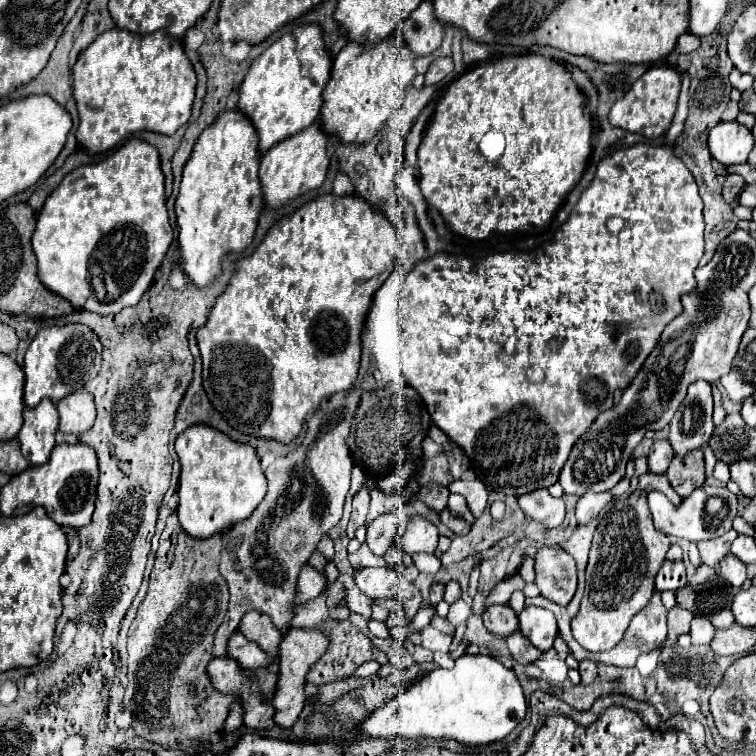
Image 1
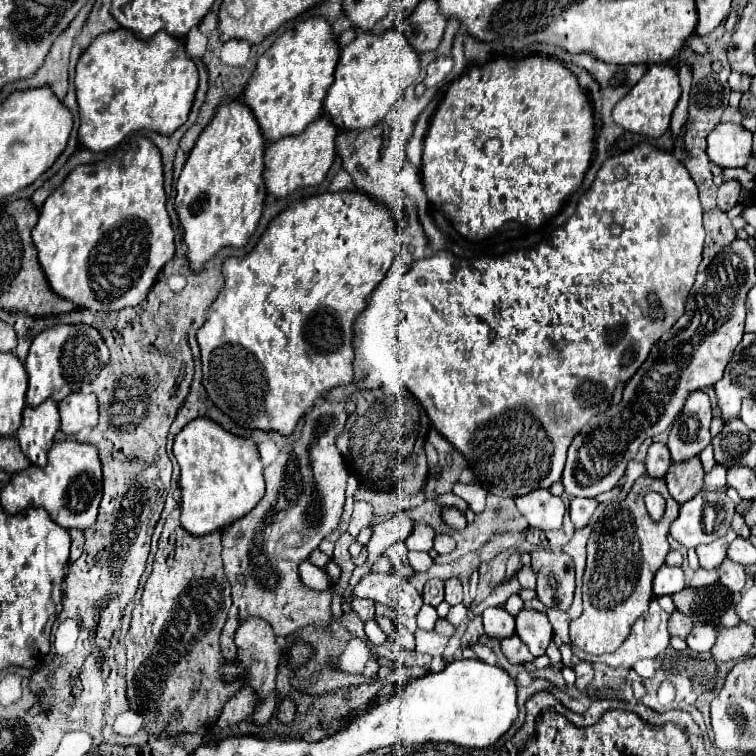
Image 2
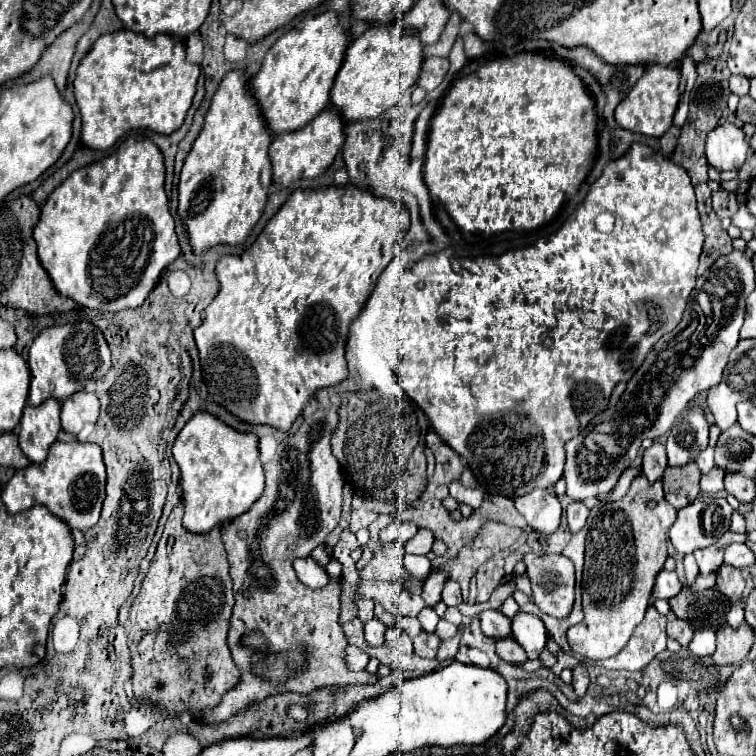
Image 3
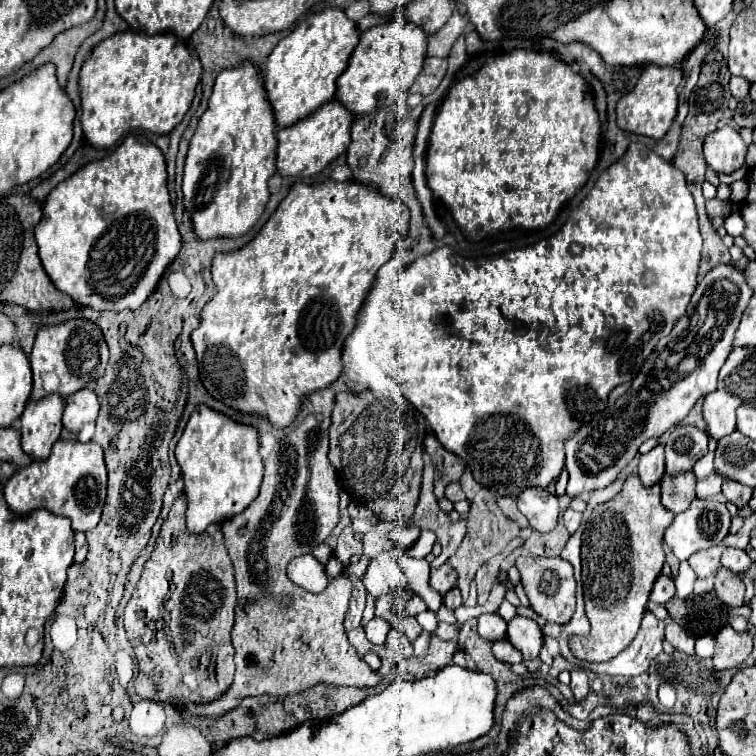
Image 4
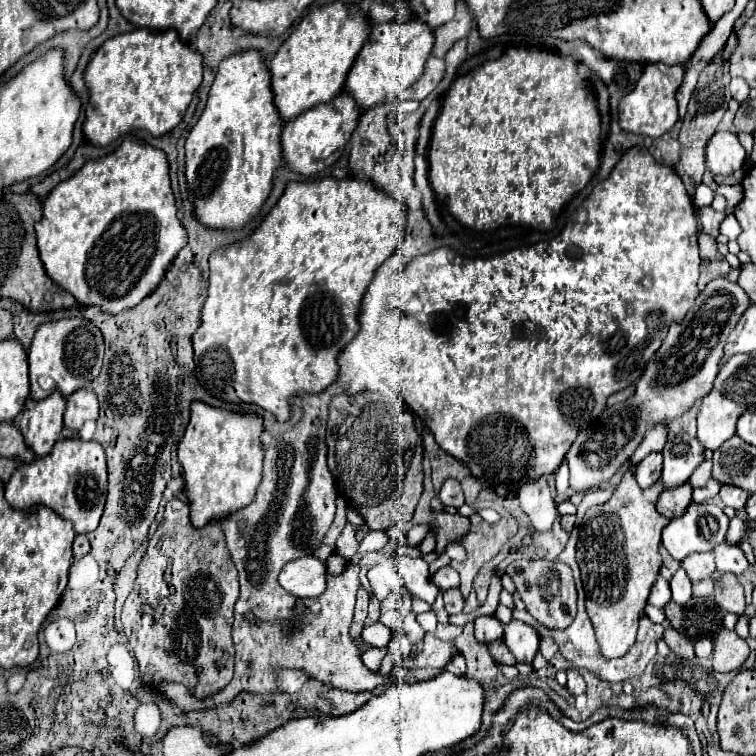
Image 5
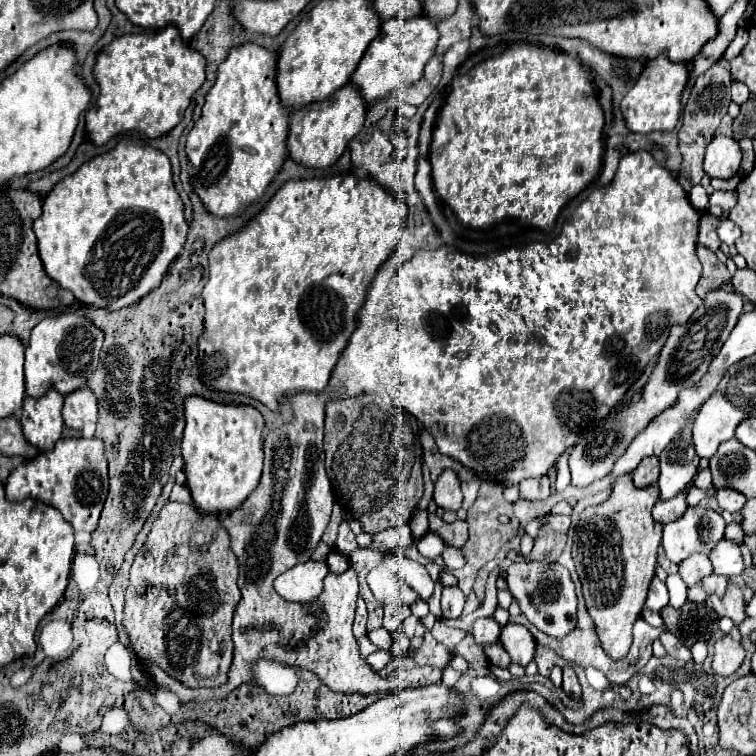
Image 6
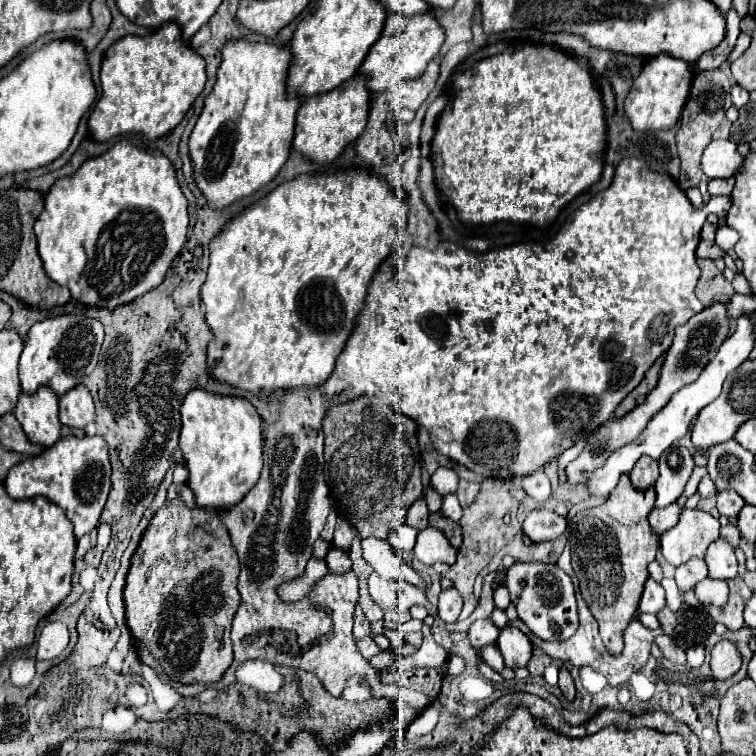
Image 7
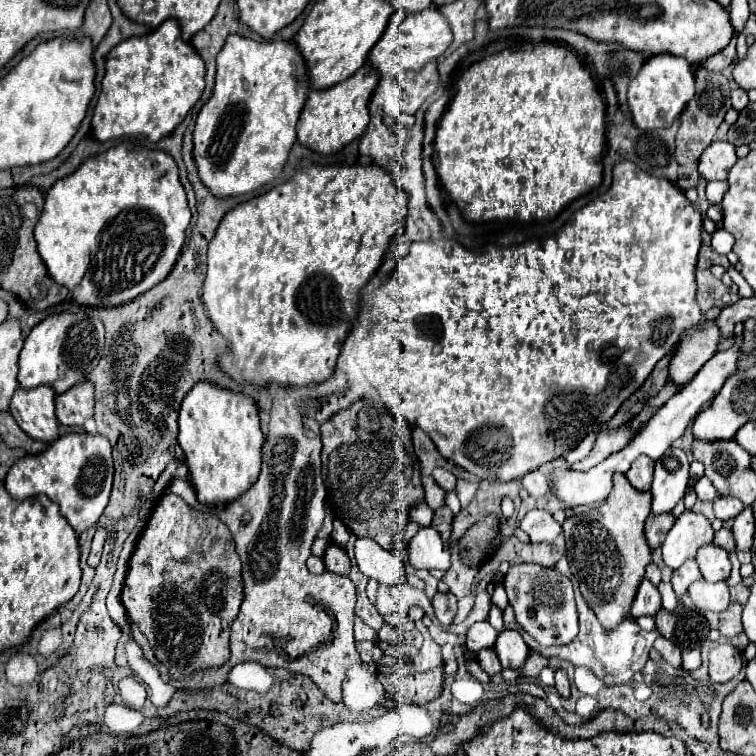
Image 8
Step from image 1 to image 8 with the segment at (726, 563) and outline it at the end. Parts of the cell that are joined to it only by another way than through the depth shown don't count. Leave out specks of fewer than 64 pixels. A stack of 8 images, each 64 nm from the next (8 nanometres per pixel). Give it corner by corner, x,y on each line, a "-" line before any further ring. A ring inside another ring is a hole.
730,604
722,614
706,614
710,628
716,628
720,636
734,638
742,632
742,606

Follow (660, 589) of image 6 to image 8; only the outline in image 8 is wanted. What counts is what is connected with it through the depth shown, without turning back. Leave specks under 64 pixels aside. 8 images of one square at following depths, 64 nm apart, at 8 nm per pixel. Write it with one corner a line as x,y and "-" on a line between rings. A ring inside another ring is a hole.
642,580
638,590
636,590
636,598
630,606
630,616
638,618
638,616
654,616
660,610
660,594
658,588
654,584
650,584
650,580

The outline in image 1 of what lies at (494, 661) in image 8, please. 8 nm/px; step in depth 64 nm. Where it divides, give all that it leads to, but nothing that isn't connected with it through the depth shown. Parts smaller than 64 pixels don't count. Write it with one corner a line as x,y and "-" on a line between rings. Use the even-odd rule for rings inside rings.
522,632
510,634
510,636
506,638
506,646
508,646
508,650
510,650
510,656
512,656
516,662
520,662
520,664
532,664
532,662
536,662
536,660
542,656
542,652
540,652
538,648
534,648
534,646
522,636

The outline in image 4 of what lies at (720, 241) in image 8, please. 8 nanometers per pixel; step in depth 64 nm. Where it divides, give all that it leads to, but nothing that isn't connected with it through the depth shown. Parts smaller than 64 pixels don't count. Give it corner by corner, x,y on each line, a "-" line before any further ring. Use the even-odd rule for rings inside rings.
734,210
726,220
724,220
724,228
726,228
726,234
730,236
740,236
744,232
744,220
740,218
740,212

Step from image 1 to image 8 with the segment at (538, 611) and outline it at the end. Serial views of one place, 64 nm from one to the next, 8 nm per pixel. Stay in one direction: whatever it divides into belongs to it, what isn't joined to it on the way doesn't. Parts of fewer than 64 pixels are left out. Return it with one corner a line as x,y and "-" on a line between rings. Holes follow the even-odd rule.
516,630
500,632
494,642
494,650
502,662
502,668
512,668
512,670
518,670
528,656
528,646

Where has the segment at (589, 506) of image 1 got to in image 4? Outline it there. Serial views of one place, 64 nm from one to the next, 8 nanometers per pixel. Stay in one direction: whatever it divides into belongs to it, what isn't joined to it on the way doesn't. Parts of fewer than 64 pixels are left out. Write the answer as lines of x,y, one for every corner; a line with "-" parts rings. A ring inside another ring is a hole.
570,508
564,512
564,526
566,526
566,530
568,530
570,534
574,534
574,532
578,530
580,518
582,518
582,514
580,514
580,512
574,512
574,510
570,510

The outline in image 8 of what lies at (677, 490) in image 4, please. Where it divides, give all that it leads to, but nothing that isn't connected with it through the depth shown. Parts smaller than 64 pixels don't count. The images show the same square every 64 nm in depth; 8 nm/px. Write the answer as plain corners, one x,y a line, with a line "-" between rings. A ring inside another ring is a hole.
650,514
646,518
646,526
644,526
644,536
646,536
646,542
650,546
650,550
656,550
662,546
668,530
674,526
676,518
672,514
660,514
660,516
654,516

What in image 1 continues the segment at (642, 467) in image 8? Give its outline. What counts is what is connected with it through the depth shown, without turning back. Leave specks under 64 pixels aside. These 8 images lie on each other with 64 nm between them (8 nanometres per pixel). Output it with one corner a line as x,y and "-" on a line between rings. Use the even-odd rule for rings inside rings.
656,440
650,448
650,454
648,454
648,470
652,474
666,474
672,458
674,458
674,452
672,452
670,442
668,440

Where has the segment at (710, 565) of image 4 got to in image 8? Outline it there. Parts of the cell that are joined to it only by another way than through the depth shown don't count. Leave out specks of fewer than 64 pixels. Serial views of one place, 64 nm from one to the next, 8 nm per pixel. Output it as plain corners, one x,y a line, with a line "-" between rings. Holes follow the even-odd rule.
686,560
678,570
674,570
672,580
670,580
676,598
682,598
682,594
686,594
688,586
690,586
692,582
700,580
700,578
702,578
702,574
700,574
696,562
694,562
694,560

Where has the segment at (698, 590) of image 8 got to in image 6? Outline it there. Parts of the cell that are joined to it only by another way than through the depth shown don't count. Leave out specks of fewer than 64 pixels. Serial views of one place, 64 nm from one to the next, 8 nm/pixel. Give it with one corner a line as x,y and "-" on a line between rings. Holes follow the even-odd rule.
712,574
712,576
708,576
708,578
702,580
702,586
704,586
704,590
706,590
708,596
718,596
718,598
720,598
720,596
726,594
728,580
726,580
724,576
716,576
716,574

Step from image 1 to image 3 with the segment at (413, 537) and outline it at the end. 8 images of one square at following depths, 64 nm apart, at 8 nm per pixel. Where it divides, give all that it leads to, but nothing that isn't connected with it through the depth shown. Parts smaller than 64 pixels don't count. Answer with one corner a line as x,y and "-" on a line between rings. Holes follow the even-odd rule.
426,528
418,530
418,534
406,544
406,552
408,554
416,554
416,556
426,556
432,550
434,544
434,534

